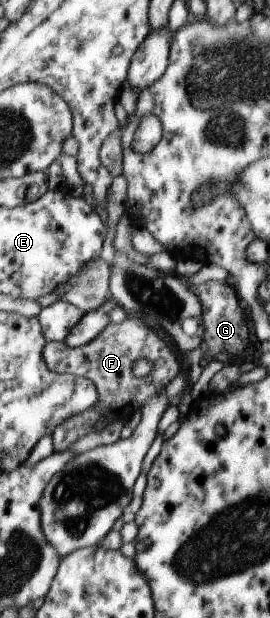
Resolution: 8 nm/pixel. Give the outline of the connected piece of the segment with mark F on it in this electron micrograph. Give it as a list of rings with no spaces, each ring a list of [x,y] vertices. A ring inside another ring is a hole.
[[[127,318],[121,324],[113,324],[111,321],[93,342],[81,348],[67,346],[64,342],[48,342],[43,350],[47,366],[53,372],[72,374],[91,380],[98,392],[97,402],[92,408],[67,418],[53,430],[51,434],[53,450],[55,452],[68,450],[79,437],[82,438],[89,432],[102,431],[108,422],[119,420],[126,423],[128,416],[135,410],[142,410],[145,402],[162,392],[182,368],[183,358],[178,351],[173,350],[173,347],[171,342],[163,340],[140,318]],[[141,358],[153,362],[153,370],[147,376],[137,378],[133,374],[133,364]]]

